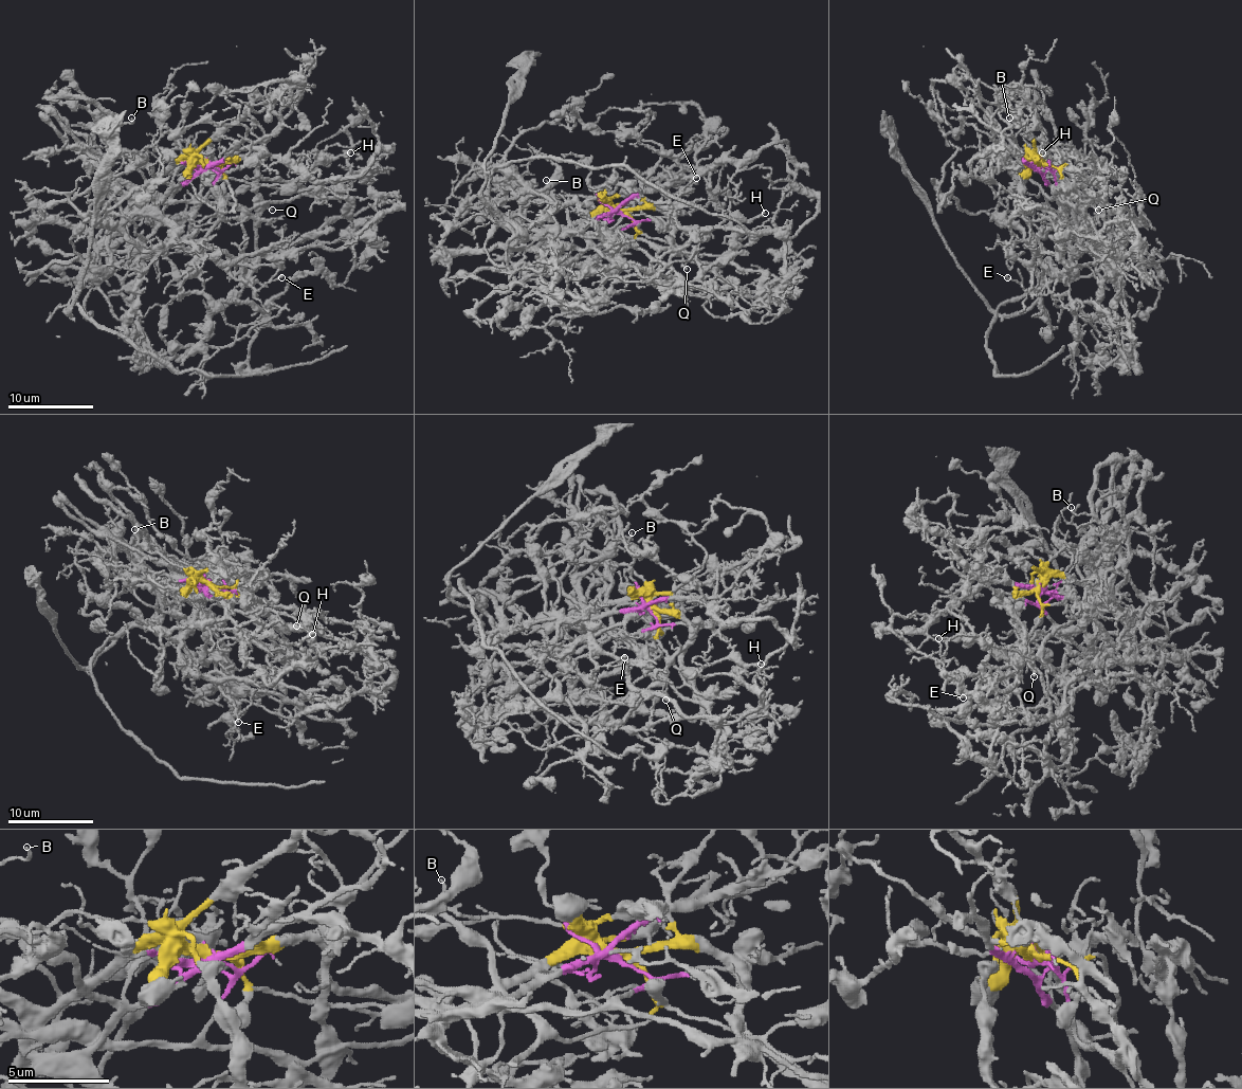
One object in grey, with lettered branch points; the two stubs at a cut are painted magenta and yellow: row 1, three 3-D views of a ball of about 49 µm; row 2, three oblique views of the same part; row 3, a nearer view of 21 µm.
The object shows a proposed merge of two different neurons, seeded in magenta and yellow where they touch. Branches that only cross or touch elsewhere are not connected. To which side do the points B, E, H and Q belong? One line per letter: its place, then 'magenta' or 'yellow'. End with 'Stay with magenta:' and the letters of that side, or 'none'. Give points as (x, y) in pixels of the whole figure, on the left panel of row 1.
B: place (131, 118); yellow
E: place (281, 277); magenta
H: place (350, 152); yellow
Q: place (272, 210); yellow
Stay with magenta: E

